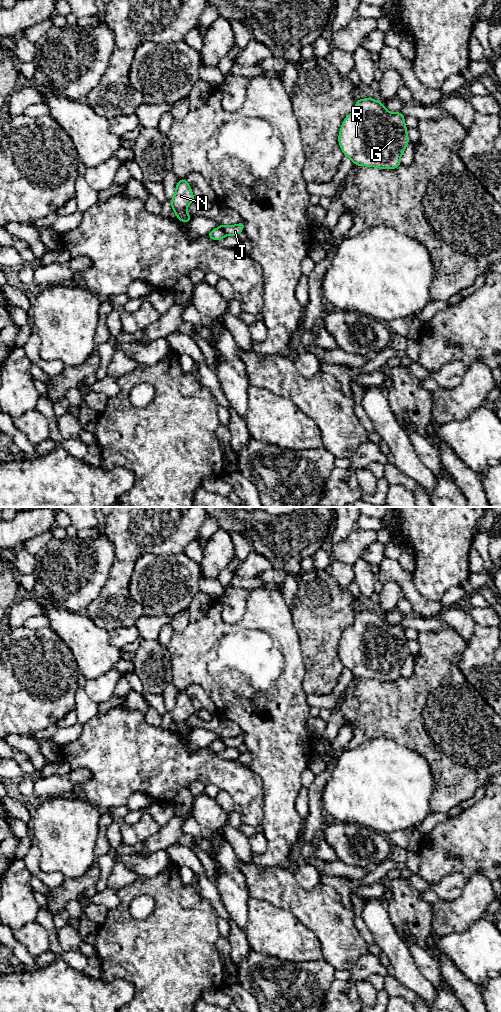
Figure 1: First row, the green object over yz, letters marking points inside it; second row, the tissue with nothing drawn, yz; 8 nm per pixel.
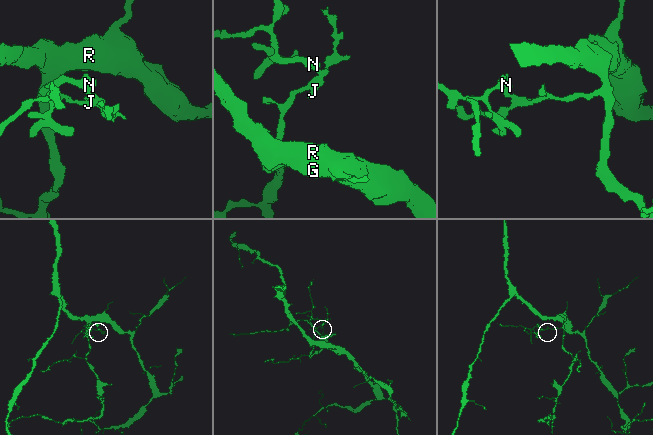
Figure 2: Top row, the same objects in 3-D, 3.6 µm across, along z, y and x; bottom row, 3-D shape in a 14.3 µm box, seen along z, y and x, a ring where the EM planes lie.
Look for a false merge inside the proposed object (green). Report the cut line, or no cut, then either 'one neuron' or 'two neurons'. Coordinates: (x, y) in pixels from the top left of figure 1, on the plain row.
cut in yz along (218, 739), (226, 747); two neurons

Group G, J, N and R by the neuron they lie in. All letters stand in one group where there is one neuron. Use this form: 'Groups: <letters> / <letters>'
Groups: G R / J N

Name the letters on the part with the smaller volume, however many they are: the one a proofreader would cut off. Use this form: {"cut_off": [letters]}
{"cut_off": ["J", "N"]}

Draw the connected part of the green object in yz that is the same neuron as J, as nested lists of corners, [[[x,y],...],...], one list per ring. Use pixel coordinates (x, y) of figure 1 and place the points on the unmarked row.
[[[242,733],[237,737],[221,737],[219,736],[218,740],[221,740],[225,743],[226,747],[238,748],[244,742],[245,734]]]

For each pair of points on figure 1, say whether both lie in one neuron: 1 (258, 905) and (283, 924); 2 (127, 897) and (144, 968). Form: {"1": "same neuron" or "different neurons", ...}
{"1": "same neuron", "2": "same neuron"}

